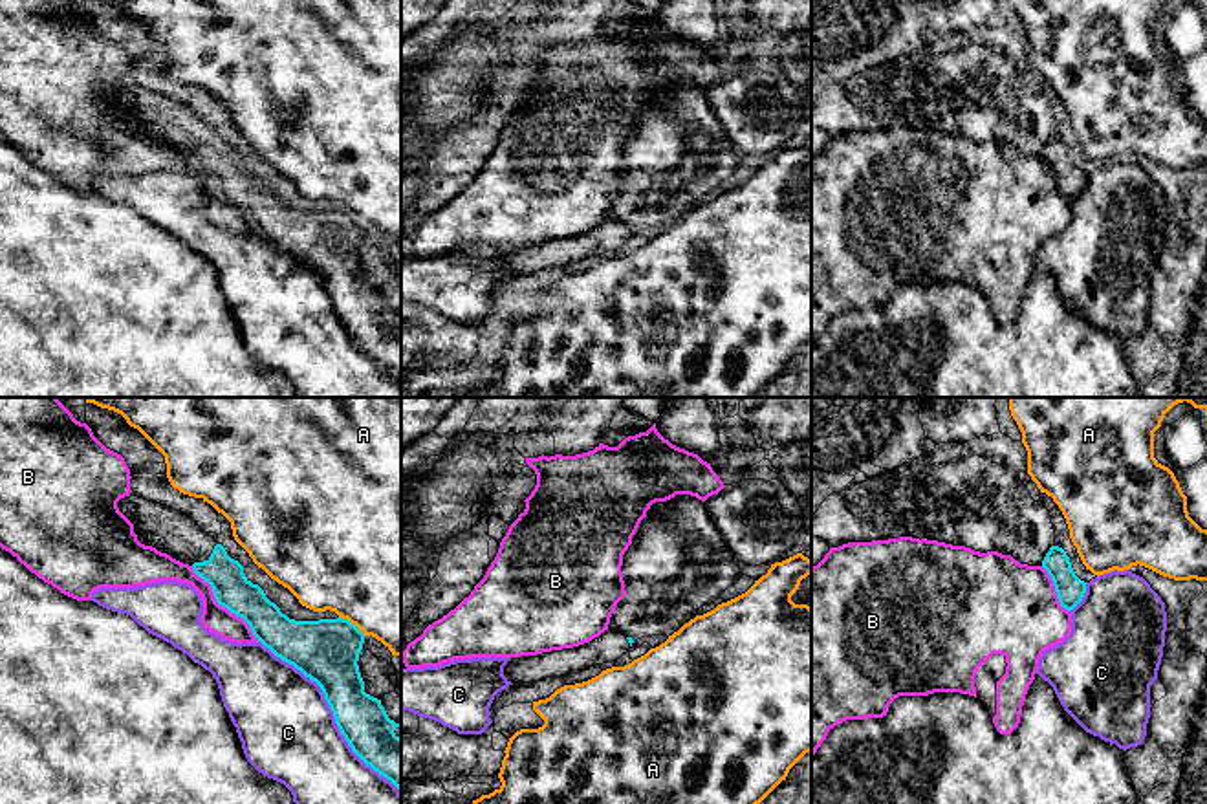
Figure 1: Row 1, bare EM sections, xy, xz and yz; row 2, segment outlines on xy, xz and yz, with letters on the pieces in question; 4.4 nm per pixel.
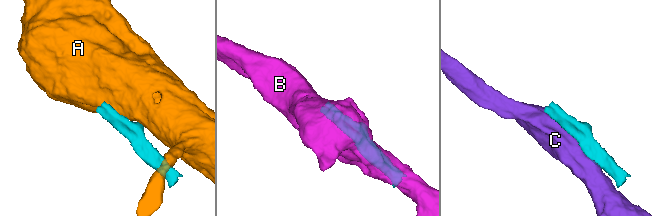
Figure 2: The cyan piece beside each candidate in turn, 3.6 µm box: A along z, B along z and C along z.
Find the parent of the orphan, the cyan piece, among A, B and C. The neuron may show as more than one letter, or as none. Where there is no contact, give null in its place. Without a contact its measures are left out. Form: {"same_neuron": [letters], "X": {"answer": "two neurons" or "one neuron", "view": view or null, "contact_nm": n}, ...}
{"same_neuron": [], "A": {"answer": "two neurons", "view": "xy", "contact_nm": 150}, "B": {"answer": "two neurons", "view": "xy", "contact_nm": 440}, "C": {"answer": "two neurons", "view": "xy", "contact_nm": 900}}

